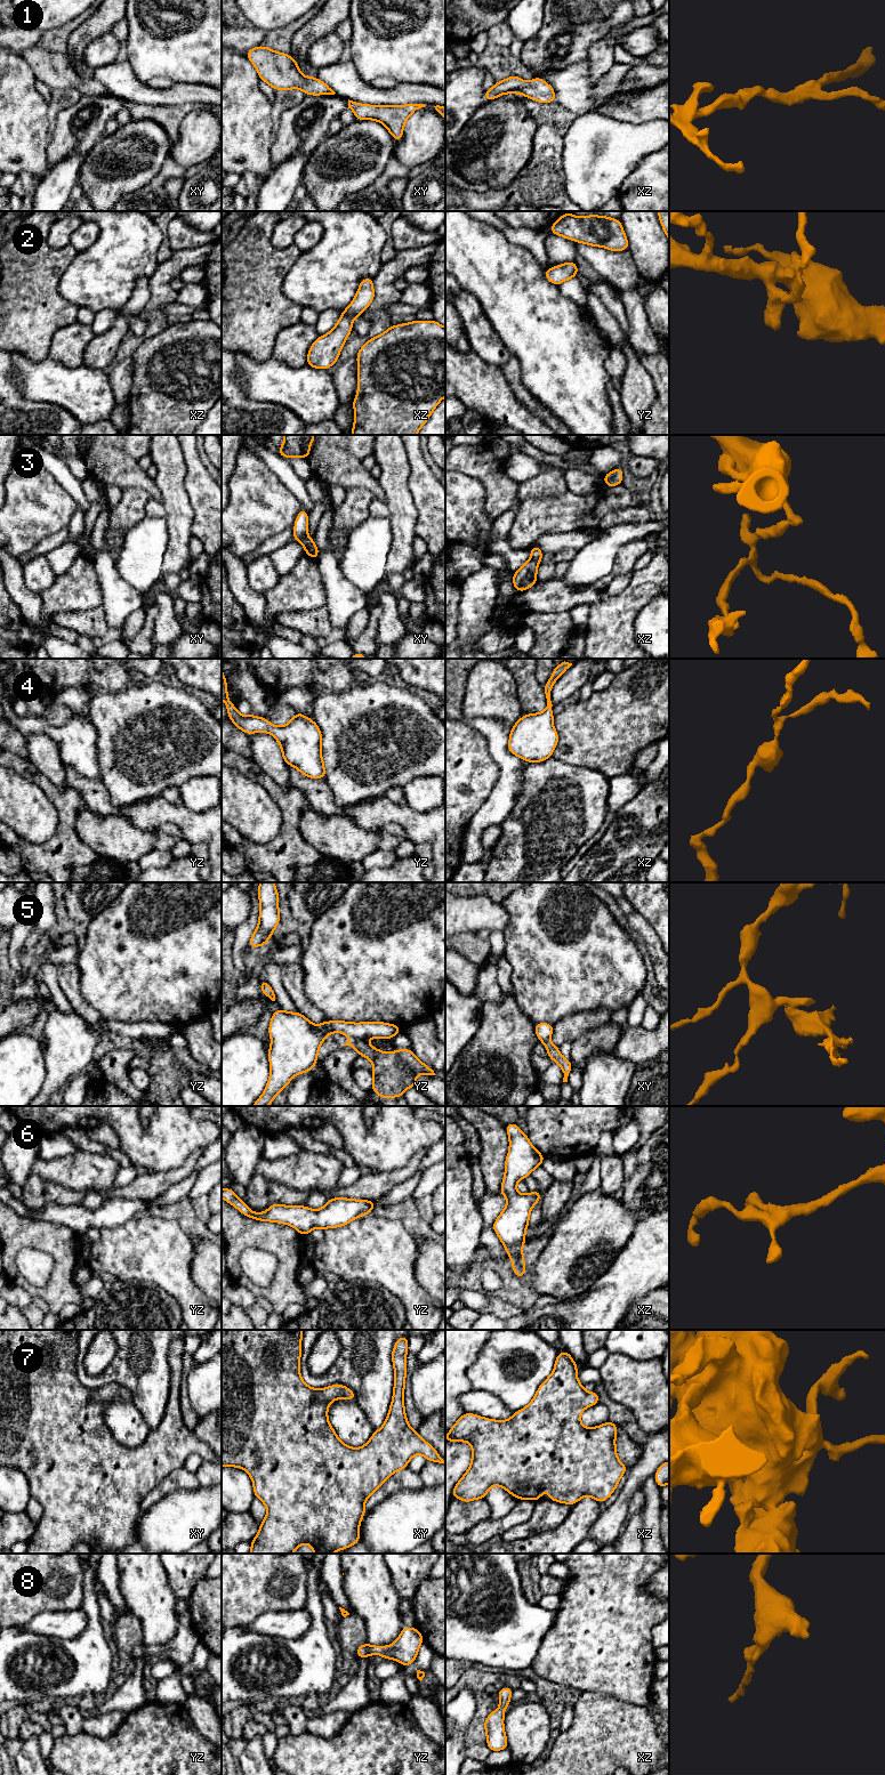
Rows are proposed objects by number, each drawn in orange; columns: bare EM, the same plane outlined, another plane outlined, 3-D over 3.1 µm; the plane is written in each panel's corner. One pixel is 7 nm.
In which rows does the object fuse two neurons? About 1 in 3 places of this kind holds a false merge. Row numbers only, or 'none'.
3, 5

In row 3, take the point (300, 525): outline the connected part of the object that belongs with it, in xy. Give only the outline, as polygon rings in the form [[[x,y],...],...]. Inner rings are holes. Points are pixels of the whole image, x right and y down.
[[[301,507],[295,521],[295,532],[292,540],[298,540],[307,552],[312,547],[315,547],[314,539],[307,536],[308,530],[308,513]]]

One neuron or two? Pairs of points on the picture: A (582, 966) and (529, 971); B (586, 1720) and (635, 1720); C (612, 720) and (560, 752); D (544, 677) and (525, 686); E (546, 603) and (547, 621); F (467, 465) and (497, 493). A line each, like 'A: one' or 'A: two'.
A: one
B: one
C: one
D: two
E: two
F: one

